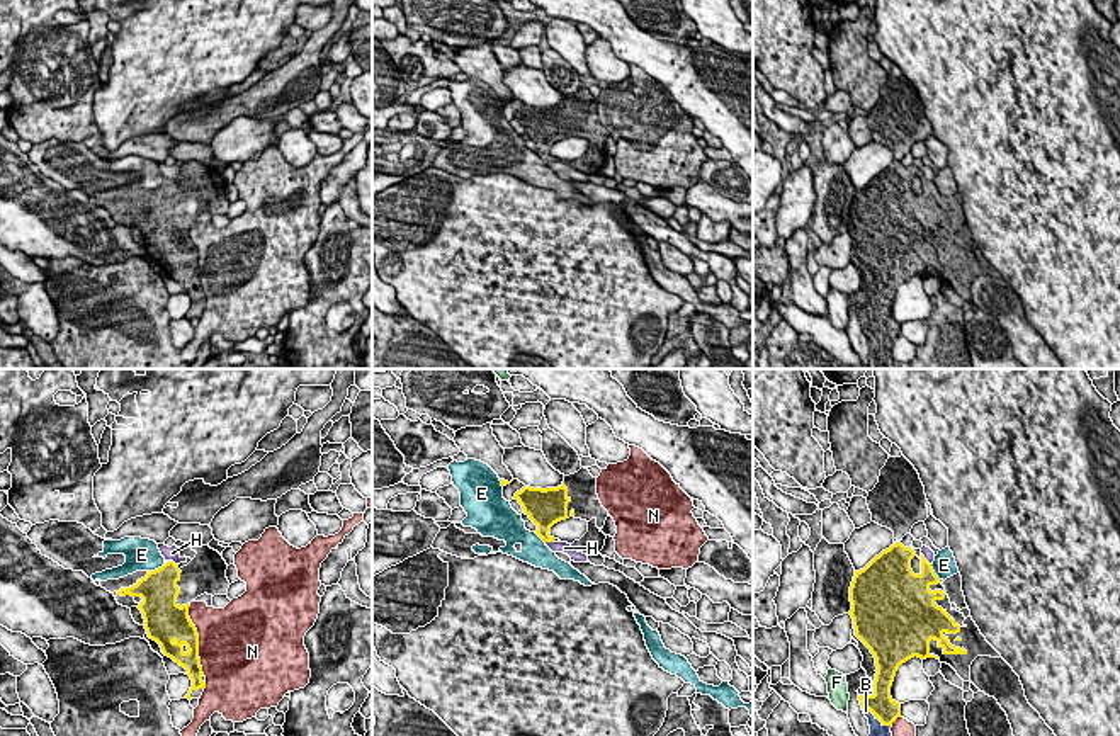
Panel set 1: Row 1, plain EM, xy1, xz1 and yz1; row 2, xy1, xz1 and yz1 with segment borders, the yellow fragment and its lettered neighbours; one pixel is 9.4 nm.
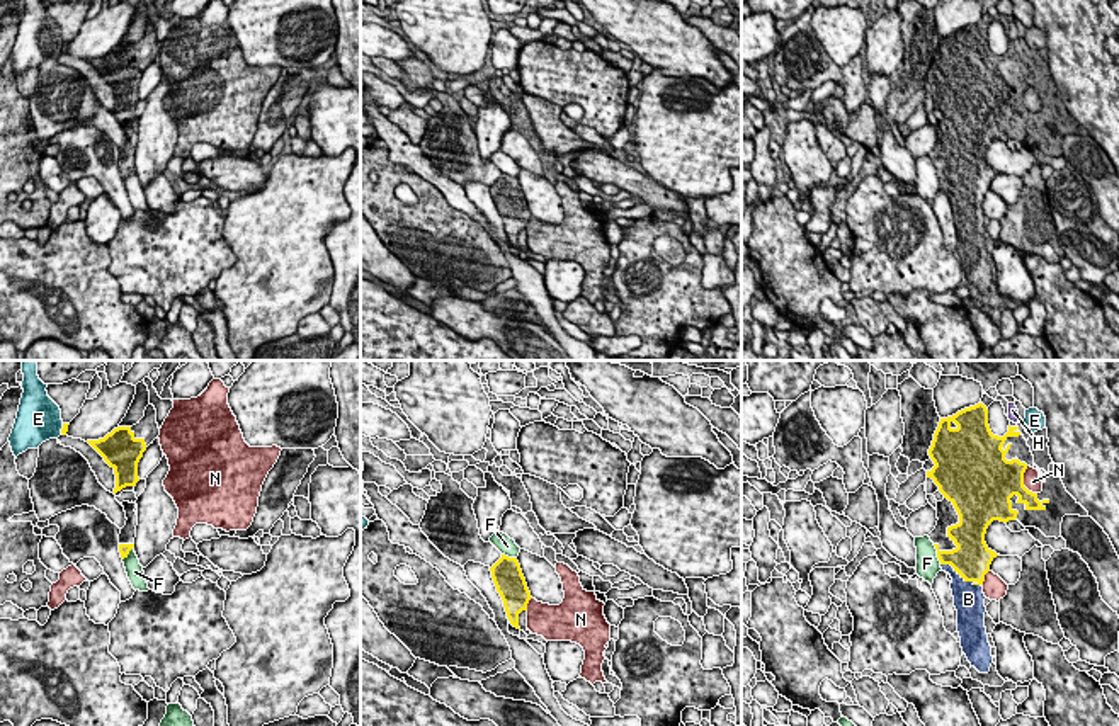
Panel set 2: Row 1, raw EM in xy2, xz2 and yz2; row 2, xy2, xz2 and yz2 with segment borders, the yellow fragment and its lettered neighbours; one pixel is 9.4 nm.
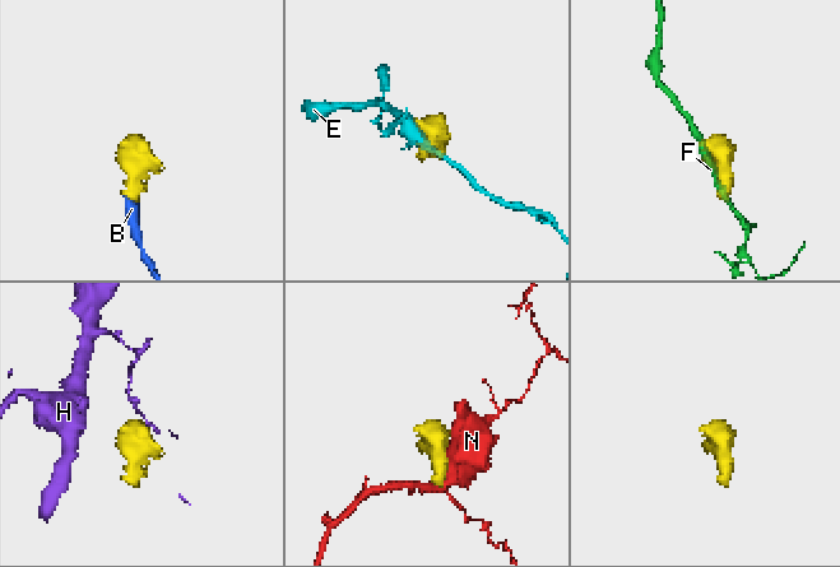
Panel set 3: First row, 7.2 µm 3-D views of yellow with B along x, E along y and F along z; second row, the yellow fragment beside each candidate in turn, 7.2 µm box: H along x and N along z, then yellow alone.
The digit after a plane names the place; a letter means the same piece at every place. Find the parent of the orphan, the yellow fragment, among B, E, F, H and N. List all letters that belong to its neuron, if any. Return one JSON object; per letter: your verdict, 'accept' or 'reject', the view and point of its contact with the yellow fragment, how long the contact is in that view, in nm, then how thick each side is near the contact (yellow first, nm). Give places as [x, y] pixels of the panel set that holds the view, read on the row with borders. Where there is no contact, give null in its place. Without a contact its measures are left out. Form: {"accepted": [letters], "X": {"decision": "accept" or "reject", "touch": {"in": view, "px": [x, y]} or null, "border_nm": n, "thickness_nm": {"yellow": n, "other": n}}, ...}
{"accepted": ["B"], "B": {"decision": "accept", "touch": {"in": "yz2", "px": [961, 575]}, "border_nm": 440, "thickness_nm": {"yellow": 360, "other": 280}}, "E": {"decision": "reject", "touch": {"in": "xy1", "px": [158, 568]}, "border_nm": 190, "thickness_nm": {"yellow": 360, "other": 320}}, "F": {"decision": "reject", "touch": {"in": "yz2", "px": [937, 555]}, "border_nm": 200, "thickness_nm": {"yellow": 240, "other": 220}}, "H": {"decision": "reject", "touch": {"in": "xy1", "px": [172, 561]}, "border_nm": 100, "thickness_nm": {"yellow": 280, "other": 130}}, "N": {"decision": "reject", "touch": {"in": "xy1", "px": [197, 639]}, "border_nm": 700, "thickness_nm": {"yellow": 280, "other": 480}}}

